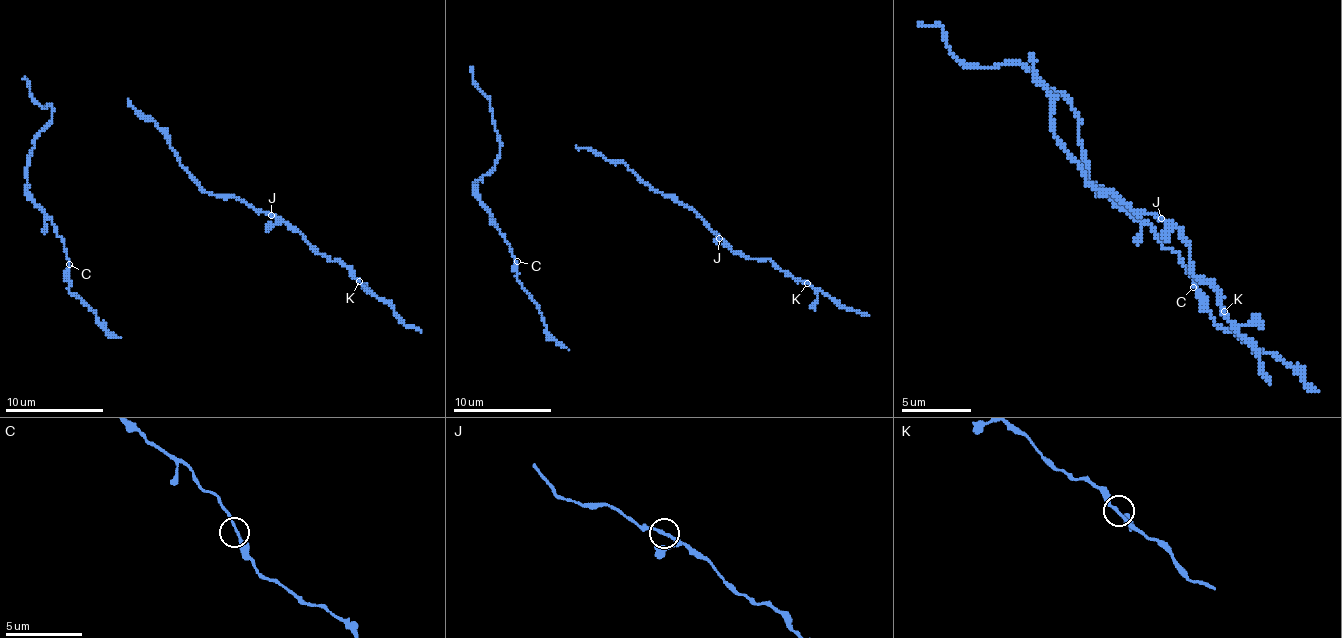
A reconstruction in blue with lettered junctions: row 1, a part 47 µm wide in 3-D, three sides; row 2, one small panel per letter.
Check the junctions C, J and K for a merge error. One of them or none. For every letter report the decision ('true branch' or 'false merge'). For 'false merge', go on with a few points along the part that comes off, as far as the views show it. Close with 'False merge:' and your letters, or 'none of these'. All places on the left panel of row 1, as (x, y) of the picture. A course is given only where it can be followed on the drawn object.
C: true branch
J: true branch
K: true branch
False merge: none of these

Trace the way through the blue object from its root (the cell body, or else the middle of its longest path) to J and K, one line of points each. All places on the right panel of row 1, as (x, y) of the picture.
J: (1033, 64), (1051, 99), (1051, 127), (1082, 175), (1096, 189), (1110, 189), (1134, 210), (1162, 217)
K: (1033, 64), (1051, 99), (1051, 127), (1082, 175), (1169, 221), (1190, 248), (1190, 273), (1224, 311)

